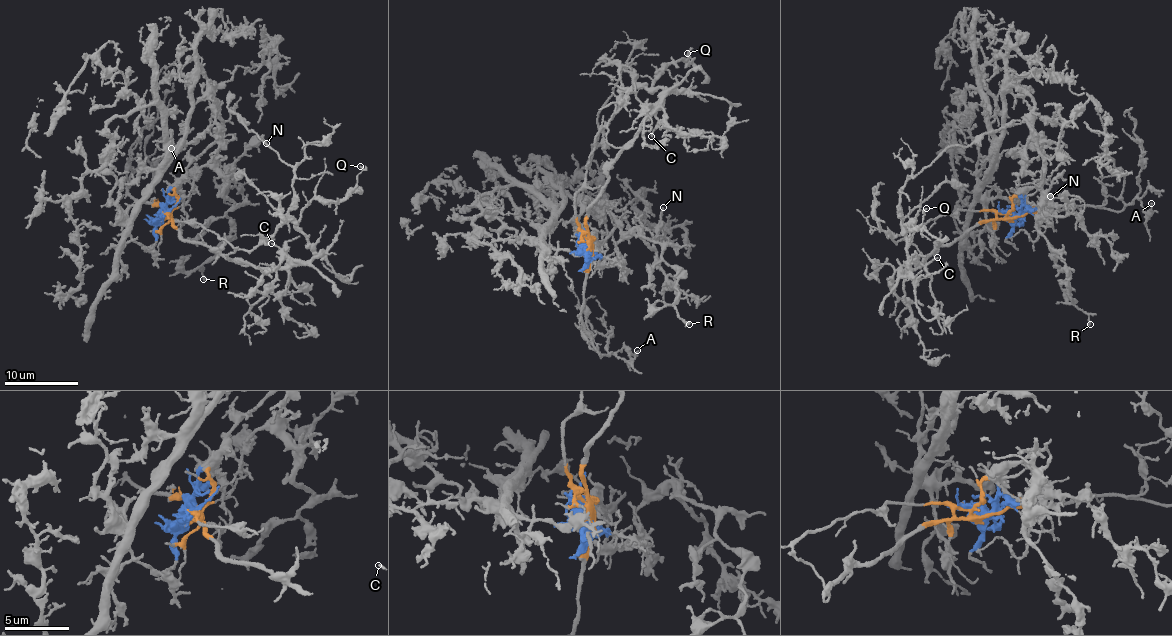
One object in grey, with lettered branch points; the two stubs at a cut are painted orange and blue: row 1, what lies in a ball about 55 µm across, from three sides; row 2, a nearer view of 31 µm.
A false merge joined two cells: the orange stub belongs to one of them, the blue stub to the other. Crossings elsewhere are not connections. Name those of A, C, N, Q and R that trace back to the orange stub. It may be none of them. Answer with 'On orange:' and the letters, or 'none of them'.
On orange: A, C, Q

